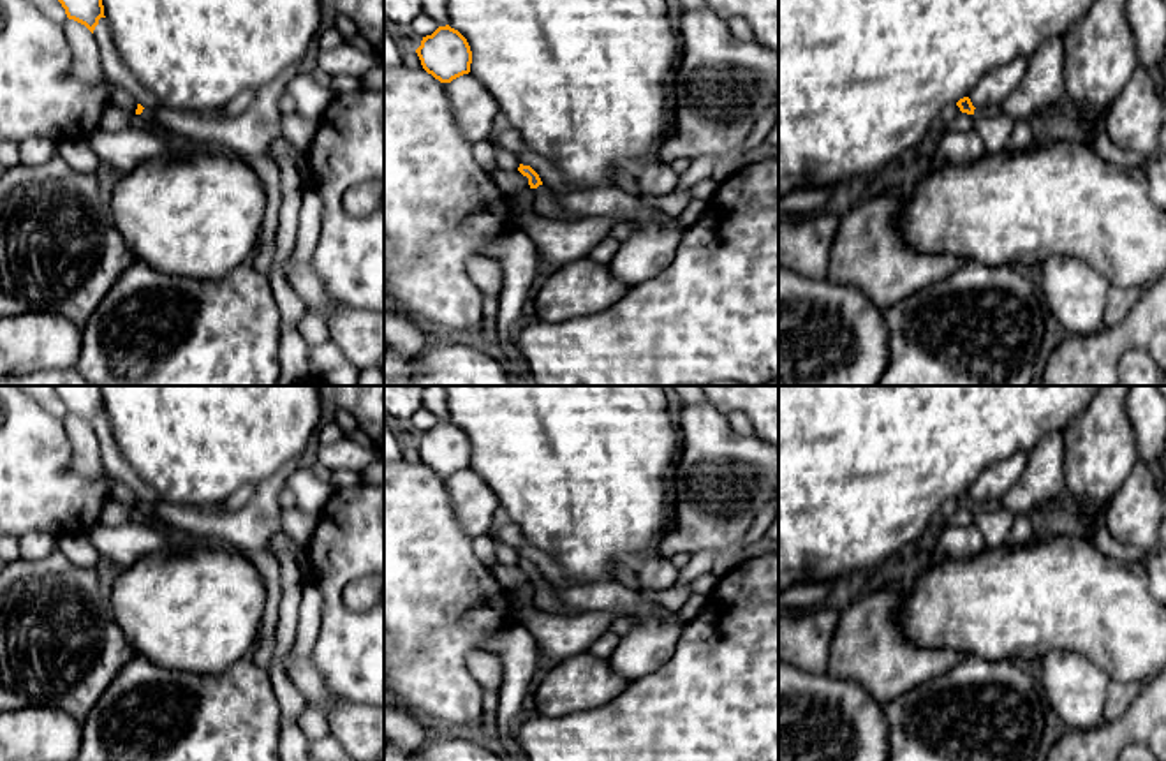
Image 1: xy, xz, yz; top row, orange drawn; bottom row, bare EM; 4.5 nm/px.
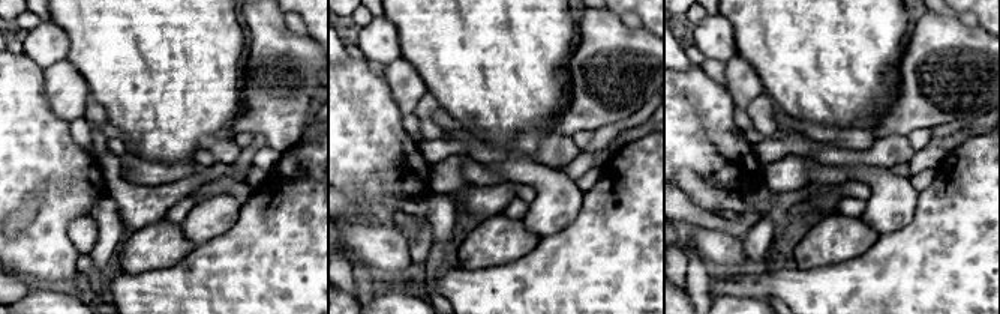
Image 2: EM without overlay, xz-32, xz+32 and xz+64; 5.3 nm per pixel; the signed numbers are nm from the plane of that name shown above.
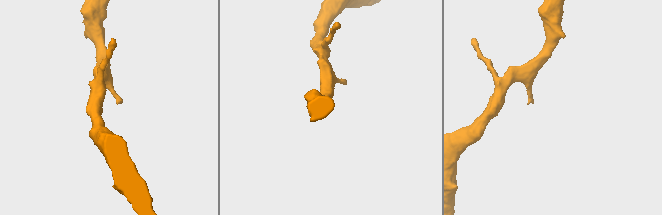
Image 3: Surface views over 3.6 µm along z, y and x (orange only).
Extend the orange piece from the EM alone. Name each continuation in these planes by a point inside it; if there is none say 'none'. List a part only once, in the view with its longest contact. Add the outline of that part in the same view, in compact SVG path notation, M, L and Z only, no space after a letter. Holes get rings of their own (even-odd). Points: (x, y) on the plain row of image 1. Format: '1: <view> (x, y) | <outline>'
1: xz (545, 598) | M539 580L534 583L534 595L532 601L537 610L546 613L557 613L557 615L569 615L560 602L560 597L555 592L555 587L550 585L546 580Z

